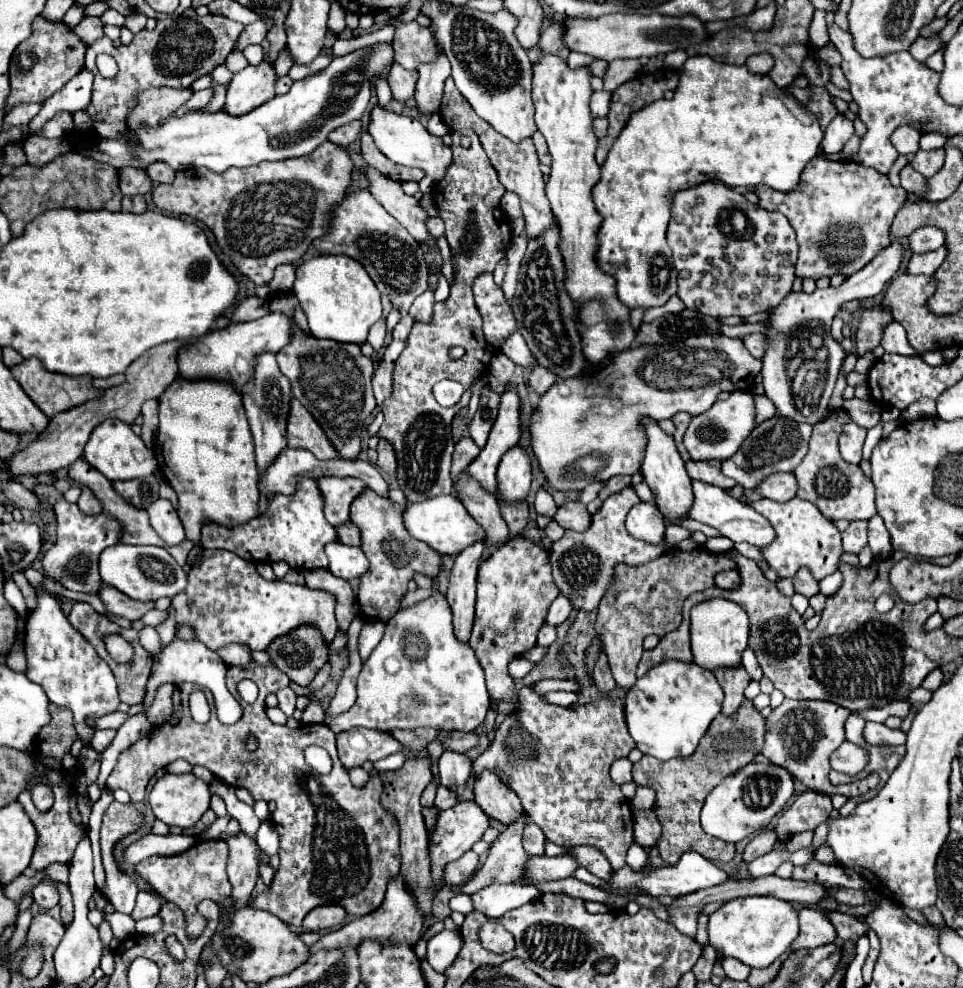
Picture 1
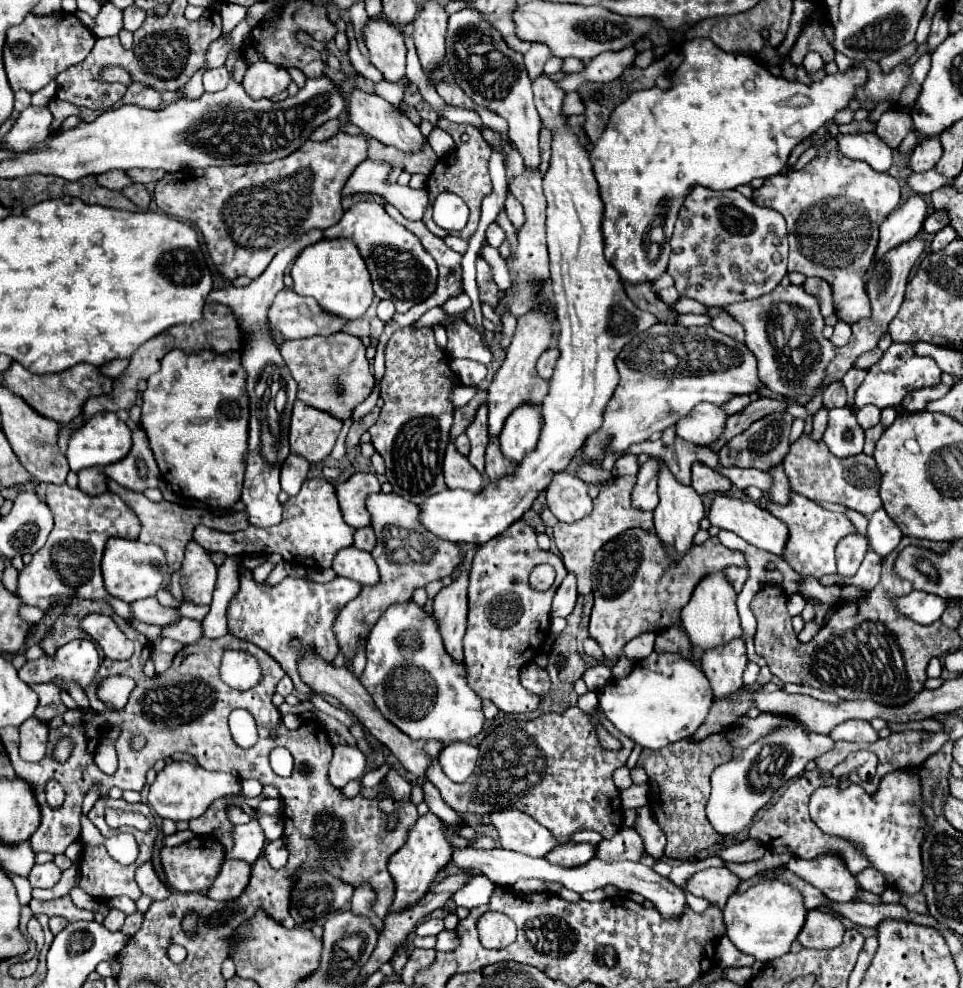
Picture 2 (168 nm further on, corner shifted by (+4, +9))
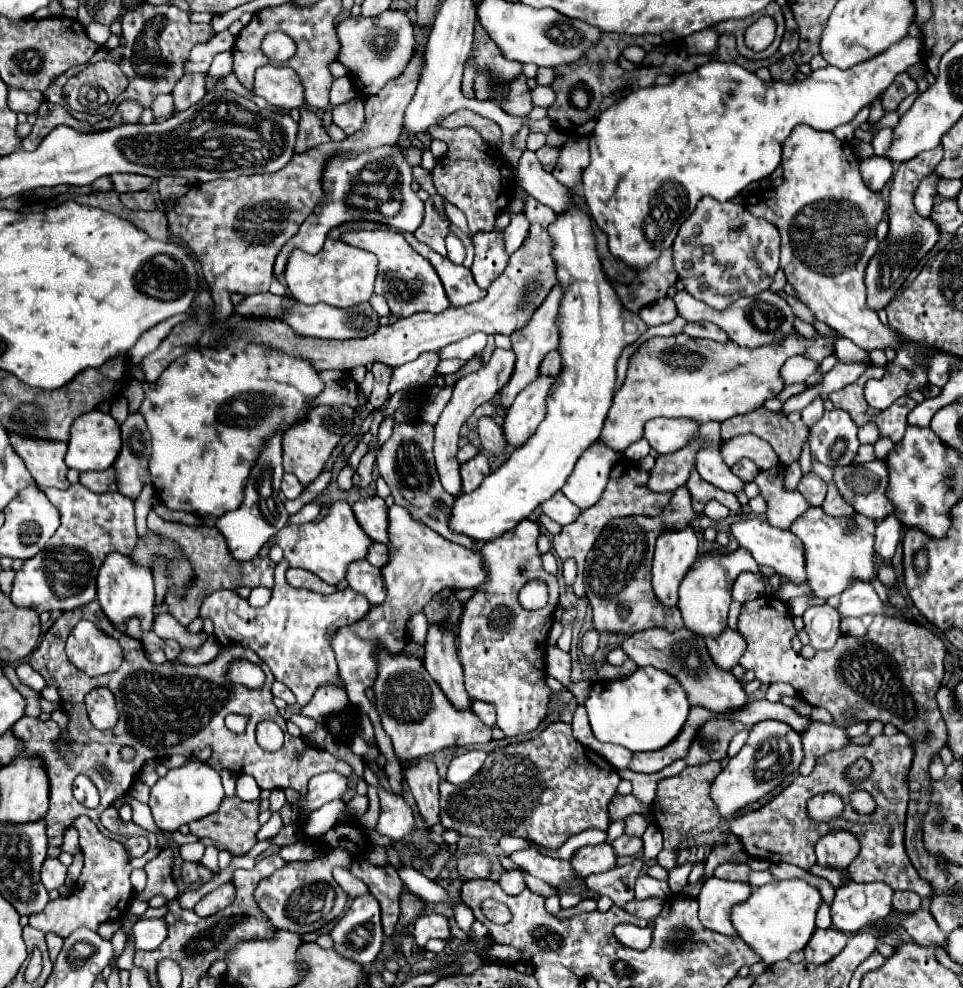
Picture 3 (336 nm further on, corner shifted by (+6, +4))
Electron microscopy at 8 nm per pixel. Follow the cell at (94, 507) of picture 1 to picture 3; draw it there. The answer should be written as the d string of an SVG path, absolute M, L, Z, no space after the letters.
M108 468L108 470L102 470L102 472L82 472L80 474L80 484L88 486L88 490L98 492L98 494L116 490L114 468Z

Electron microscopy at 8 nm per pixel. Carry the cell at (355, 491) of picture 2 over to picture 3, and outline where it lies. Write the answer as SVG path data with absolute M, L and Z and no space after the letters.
M368 496L352 504L354 516L360 524L360 528L374 540L374 542L384 542L388 544L388 506L384 498L380 496Z

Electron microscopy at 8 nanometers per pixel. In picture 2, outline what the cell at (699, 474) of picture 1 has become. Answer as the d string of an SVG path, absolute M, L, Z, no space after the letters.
M696 461L692 465L692 487L698 495L706 493L726 493L730 489L730 481L722 475L716 475L714 469L706 467L704 463Z

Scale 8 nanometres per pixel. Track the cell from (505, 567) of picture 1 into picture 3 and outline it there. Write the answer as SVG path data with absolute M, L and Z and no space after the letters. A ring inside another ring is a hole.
M522 520L514 530L498 540L482 546L480 554L488 580L464 602L458 630L458 654L464 668L464 684L470 700L482 700L496 708L500 730L512 738L534 730L548 712L550 688L544 682L544 652L554 610L558 606L558 578L542 568L536 546L540 526L532 520ZM542 578L550 588L550 600L540 610L524 610L518 602L520 588L532 580Z

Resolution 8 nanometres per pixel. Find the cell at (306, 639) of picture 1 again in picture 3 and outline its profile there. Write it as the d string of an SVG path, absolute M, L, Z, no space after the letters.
M432 760L408 762L404 766L404 778L416 800L420 816L426 820L426 828L438 822L438 770Z

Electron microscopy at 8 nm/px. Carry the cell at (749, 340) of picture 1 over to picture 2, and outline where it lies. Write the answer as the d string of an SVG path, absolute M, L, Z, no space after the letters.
M722 313L718 317L712 317L710 319L710 325L716 331L720 331L720 333L724 333L724 335L728 335L728 337L744 343L744 331L742 331L742 327L738 327L738 323L734 323L734 319L730 319L730 315Z

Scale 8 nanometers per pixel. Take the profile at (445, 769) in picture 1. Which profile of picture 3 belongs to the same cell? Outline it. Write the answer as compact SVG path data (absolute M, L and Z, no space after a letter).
M470 750L466 754L454 756L450 766L448 766L446 780L452 782L452 784L464 784L464 782L468 782L480 770L484 760L486 760L486 752L484 750Z

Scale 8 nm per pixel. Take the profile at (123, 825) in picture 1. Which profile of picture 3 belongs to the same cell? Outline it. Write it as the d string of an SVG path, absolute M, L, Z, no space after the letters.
M106 808L106 812L100 816L100 822L110 832L128 832L128 836L134 836L134 834L146 836L150 840L148 852L144 856L140 856L140 858L130 858L130 852L122 842L100 834L98 826L88 816L78 816L74 820L74 826L78 828L80 848L82 848L82 854L84 854L82 874L80 874L78 882L73 887L71 896L63 898L61 902L59 902L59 898L50 900L44 908L44 912L40 912L36 916L30 916L30 926L38 928L42 932L56 932L58 936L66 938L80 926L96 930L102 922L118 920L120 916L126 914L126 904L134 896L134 890L132 890L132 884L130 884L130 872L134 868L144 868L146 862L150 862L152 858L156 858L160 854L158 836L156 836L156 832L142 830L134 822L124 822L118 816L116 808Z

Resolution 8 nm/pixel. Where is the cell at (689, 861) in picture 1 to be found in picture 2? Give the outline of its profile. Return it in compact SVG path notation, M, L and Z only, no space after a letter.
M710 867L704 871L698 871L688 881L688 891L696 897L704 897L710 905L720 905L724 909L730 895L736 893L742 879L734 873L730 873L726 867Z

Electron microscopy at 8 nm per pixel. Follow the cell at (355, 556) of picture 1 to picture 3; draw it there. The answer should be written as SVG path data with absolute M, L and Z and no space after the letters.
M356 560L356 564L348 566L346 582L356 592L366 596L370 604L382 604L386 598L386 586L380 570L368 564L366 560Z

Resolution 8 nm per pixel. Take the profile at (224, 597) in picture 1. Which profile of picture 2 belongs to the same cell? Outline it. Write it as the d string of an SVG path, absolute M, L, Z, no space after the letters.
M244 571L238 589L238 599L232 599L228 607L228 627L230 633L236 635L238 639L250 641L260 649L264 649L266 653L270 653L270 657L274 657L284 669L284 673L292 679L300 695L312 695L314 691L300 679L298 673L298 657L302 651L292 647L290 641L298 639L302 647L316 649L318 657L322 657L326 663L332 663L338 653L338 643L332 633L332 623L336 615L342 611L342 607L358 597L360 589L362 589L360 583L344 577L336 577L330 583L314 583L308 579L286 577L276 587L264 587L256 585L252 581L252 575Z

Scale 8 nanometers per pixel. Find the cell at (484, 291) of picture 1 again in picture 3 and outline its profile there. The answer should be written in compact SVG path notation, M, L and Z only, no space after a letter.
M478 232L474 234L474 264L472 274L480 288L488 288L506 268L508 254L504 252L502 232Z

